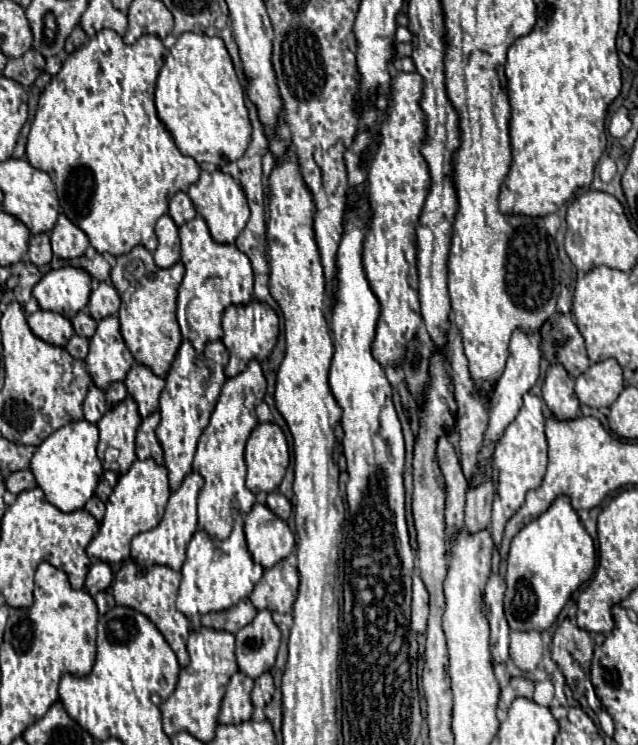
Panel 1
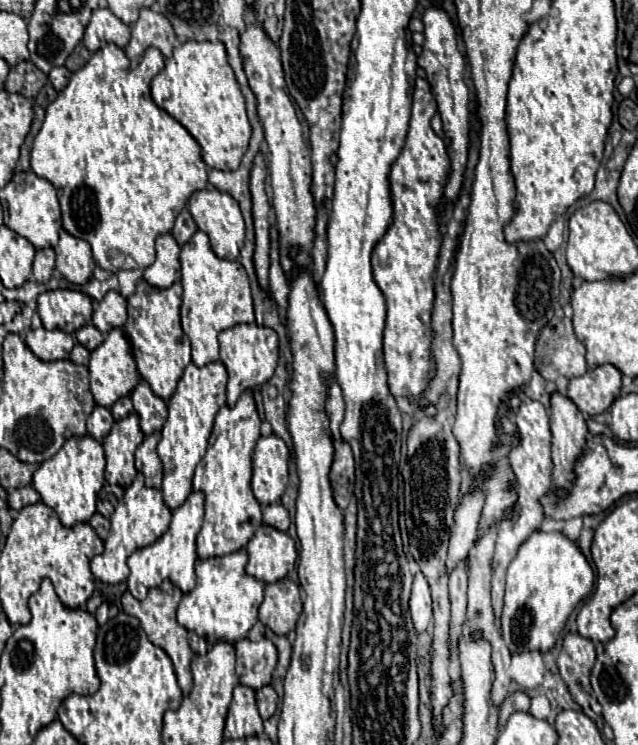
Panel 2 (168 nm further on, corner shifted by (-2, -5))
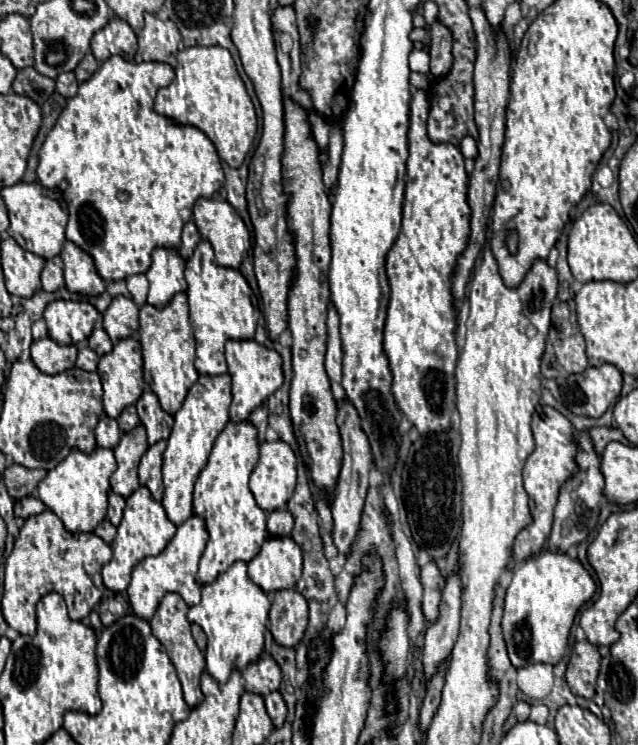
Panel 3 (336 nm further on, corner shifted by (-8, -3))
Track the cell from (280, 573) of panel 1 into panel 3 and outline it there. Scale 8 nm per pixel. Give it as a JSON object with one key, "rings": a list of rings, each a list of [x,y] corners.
{"rings":[[[296,588],[274,592],[270,608],[270,632],[282,646],[294,648],[302,642],[308,626],[308,602]]]}

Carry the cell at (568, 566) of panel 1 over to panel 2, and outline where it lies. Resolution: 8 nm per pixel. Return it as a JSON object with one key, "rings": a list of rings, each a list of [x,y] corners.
{"rings":[[[534,532],[508,566],[506,596],[502,608],[502,636],[512,654],[522,650],[550,652],[580,600],[594,590],[594,572],[580,552],[562,532]]]}

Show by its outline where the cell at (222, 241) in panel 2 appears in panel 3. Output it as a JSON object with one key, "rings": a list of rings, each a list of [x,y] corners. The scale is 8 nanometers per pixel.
{"rings":[[[200,198],[194,204],[194,222],[200,230],[200,234],[212,244],[216,252],[216,264],[226,268],[238,268],[240,262],[246,258],[250,248],[250,232],[240,218],[240,214],[230,206],[228,200],[222,198]]]}

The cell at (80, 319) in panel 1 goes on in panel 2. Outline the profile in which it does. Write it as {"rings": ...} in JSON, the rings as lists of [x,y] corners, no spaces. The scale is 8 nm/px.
{"rings":[[[86,324],[84,328],[80,328],[80,330],[76,332],[76,338],[78,338],[78,344],[86,346],[90,352],[92,352],[94,348],[98,348],[98,346],[102,344],[102,340],[104,340],[102,332],[100,332],[98,328],[94,328],[92,324]]]}

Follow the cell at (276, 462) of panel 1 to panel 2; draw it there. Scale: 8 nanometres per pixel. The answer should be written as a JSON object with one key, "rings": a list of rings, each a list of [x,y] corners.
{"rings":[[[270,434],[262,436],[252,460],[252,490],[260,504],[280,502],[288,484],[290,452],[282,438]]]}

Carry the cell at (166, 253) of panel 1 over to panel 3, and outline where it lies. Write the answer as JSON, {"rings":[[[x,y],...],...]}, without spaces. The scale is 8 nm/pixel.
{"rings":[[[156,248],[152,252],[152,266],[146,272],[150,282],[148,304],[164,306],[176,292],[186,290],[184,258],[174,248]]]}

